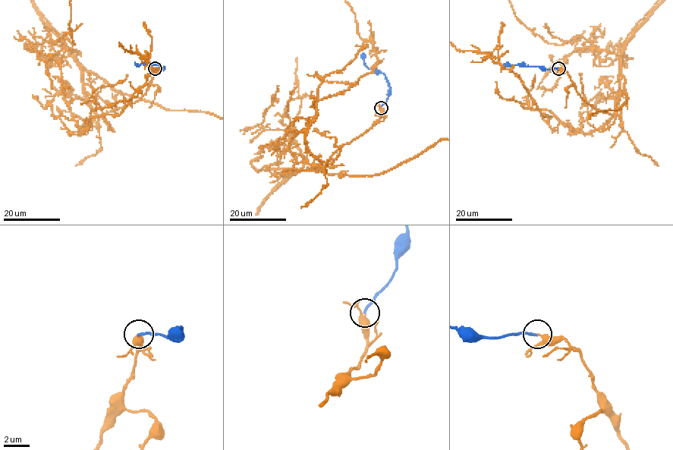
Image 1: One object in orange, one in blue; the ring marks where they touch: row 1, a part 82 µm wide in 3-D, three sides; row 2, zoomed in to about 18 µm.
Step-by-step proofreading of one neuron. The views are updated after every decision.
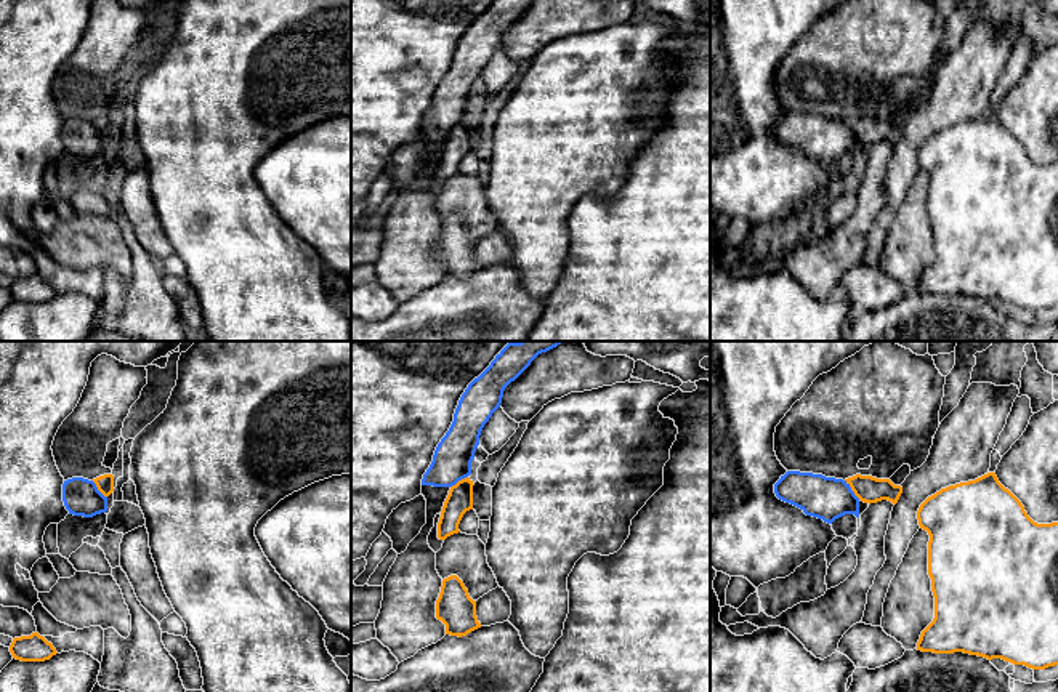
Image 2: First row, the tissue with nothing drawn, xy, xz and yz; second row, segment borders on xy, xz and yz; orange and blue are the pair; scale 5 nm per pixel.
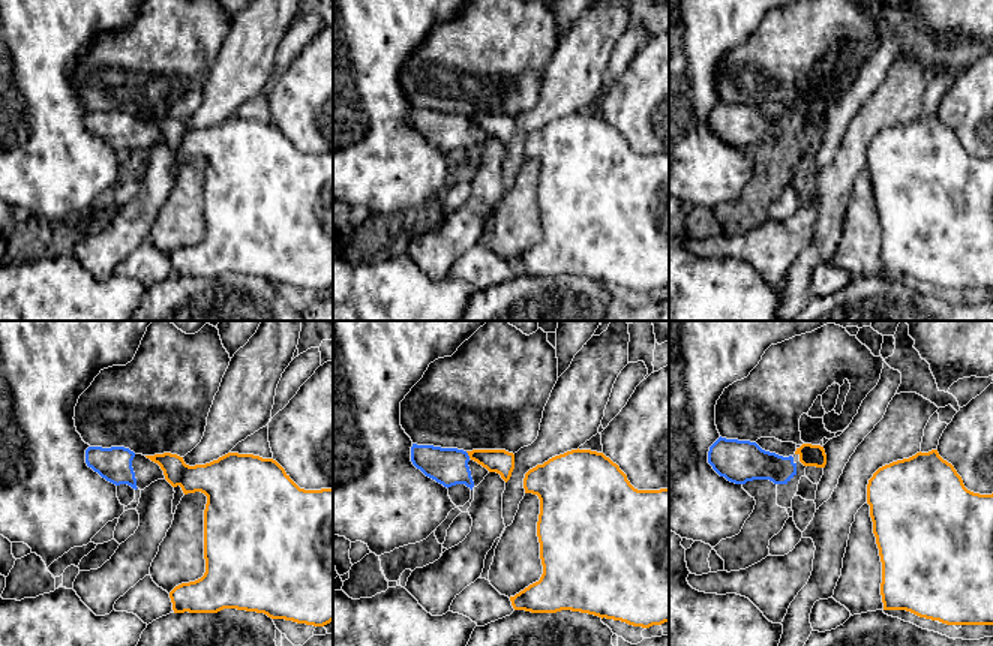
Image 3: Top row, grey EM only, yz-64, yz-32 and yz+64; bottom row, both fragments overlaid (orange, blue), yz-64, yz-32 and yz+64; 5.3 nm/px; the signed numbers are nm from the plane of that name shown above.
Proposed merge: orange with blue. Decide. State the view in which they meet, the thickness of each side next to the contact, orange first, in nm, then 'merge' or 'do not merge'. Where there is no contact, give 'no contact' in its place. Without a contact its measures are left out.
contact in yz; calibres 140 and 220 nm; do not merge

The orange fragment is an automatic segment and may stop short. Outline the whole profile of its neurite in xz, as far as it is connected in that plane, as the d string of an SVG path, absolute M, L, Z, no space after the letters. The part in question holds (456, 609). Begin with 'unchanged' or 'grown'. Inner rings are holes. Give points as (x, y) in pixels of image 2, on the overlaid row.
unchanged | M457 575L442 580L436 601L436 618L446 625L446 634L466 636L481 628L476 617L476 601L473 601L463 581Z

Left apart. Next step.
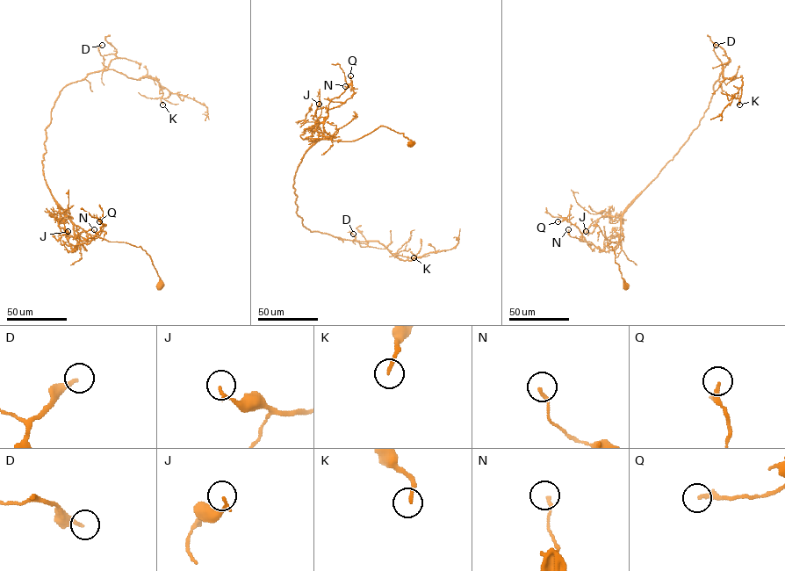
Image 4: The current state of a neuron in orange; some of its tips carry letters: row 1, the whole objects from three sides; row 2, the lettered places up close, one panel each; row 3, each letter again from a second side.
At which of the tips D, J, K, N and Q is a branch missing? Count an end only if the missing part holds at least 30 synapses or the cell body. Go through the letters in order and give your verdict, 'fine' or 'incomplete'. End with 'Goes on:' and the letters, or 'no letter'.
D: fine
J: fine
K: fine
N: fine
Q: fine
Goes on: no letter

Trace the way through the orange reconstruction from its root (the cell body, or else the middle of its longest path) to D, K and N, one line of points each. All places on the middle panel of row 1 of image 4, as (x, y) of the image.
D: (410, 144), (380, 126), (306, 152), (293, 185), (302, 224), (353, 234)
K: (410, 144), (383, 126), (353, 140), (320, 139), (293, 187), (311, 231), (414, 257)
N: (410, 144), (403, 133), (383, 126), (353, 140), (326, 139), (329, 135), (323, 126), (328, 104), (345, 86)

